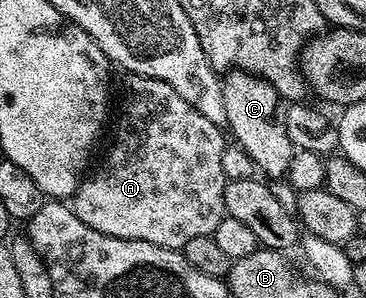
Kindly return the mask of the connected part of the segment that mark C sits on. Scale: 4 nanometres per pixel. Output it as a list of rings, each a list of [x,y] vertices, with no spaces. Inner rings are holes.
[[[237,70],[227,72],[222,85],[227,130],[235,138],[235,144],[246,149],[263,176],[283,178],[288,172],[295,147],[286,131],[284,107],[277,91],[265,79]]]

